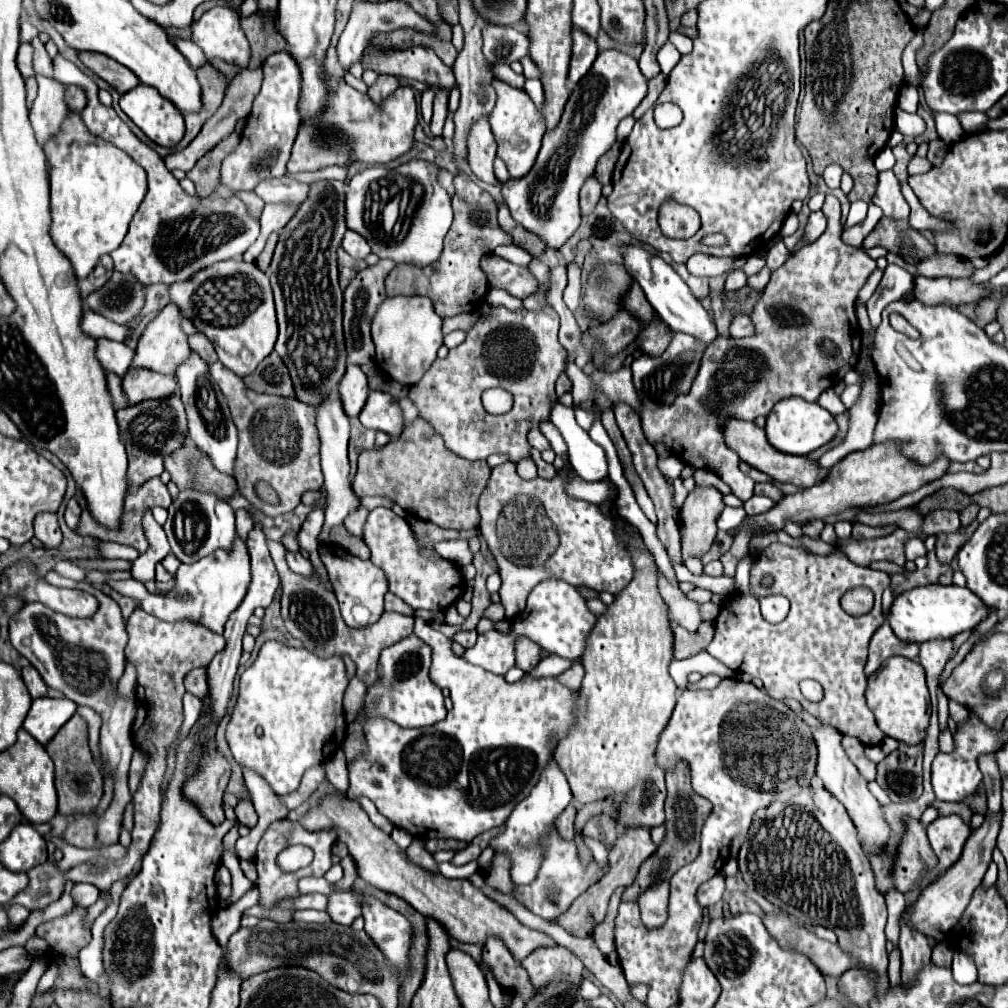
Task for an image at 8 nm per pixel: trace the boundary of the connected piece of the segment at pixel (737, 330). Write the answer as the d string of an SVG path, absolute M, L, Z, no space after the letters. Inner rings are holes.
M735 314L729 326L729 334L735 338L745 338L753 334L753 322L749 320L747 314Z

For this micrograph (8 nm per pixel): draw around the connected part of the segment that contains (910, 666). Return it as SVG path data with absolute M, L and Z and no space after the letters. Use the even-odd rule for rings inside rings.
M901 656L885 660L885 664L873 676L869 676L865 696L867 706L875 714L877 724L885 736L905 744L921 744L925 740L930 721L930 698L925 686L925 670L919 662Z

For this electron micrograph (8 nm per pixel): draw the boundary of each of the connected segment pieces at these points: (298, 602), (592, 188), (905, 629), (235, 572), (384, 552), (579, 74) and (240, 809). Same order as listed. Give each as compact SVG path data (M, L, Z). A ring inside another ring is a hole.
M267 540L270 555L273 559L277 572L281 576L281 614L285 620L287 630L293 634L293 638L301 640L305 648L313 650L317 656L343 656L349 654L353 662L357 664L357 676L369 686L377 680L377 660L383 648L399 642L401 638L407 638L413 632L413 618L395 614L395 612L383 612L383 616L365 628L349 628L339 614L339 604L321 578L317 570L313 570L313 576L297 576L289 570L286 562L286 549L280 542Z
M591 176L581 188L581 214L591 214L601 198L601 182Z
M929 584L929 586L919 586L897 596L889 612L889 624L899 640L923 644L931 640L949 640L961 632L971 632L991 612L993 608L985 606L985 602L977 594L973 594L969 588L959 588L953 584L951 586Z
M237 536L233 542L231 552L217 550L211 556L205 556L193 564L181 564L177 570L177 586L171 590L167 596L155 596L149 594L143 583L131 578L129 580L107 580L113 590L117 590L123 596L131 597L139 604L145 612L167 620L167 622L177 622L181 618L193 618L199 620L203 626L209 630L223 634L223 626L229 618L229 614L241 604L245 598L245 592L249 588L251 580L251 568L249 568L249 554L245 542Z
M375 508L369 512L369 518L365 522L363 540L371 550L371 562L379 566L389 582L389 590L399 596L403 602L407 602L413 610L425 608L441 612L443 608L455 604L465 588L465 580L461 576L461 570L455 562L447 558L429 558L421 554L421 546L415 540L411 526L405 522L405 518L397 516L389 508Z
M573 30L573 56L571 56L571 68L569 68L569 80L577 84L593 66L597 58L597 42L593 42L587 34Z
M241 800L241 802L235 806L235 814L237 814L239 824L243 824L243 826L253 828L253 826L257 824L257 812L255 812L253 804L247 802L247 800Z

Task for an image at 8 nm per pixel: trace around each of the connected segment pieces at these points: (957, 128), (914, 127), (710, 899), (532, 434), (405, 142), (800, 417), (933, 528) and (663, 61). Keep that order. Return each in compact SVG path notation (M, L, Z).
M933 114L933 116L935 116L939 140L943 140L947 146L955 144L957 140L961 140L965 136L961 122L955 116L951 116L951 114Z
M897 108L895 112L895 128L903 136L919 136L924 133L926 125L924 120L916 120L916 114L903 112Z
M717 873L717 876L703 882L703 886L699 888L699 892L697 892L699 894L697 896L699 904L703 904L703 908L713 906L713 904L717 904L721 900L723 892L725 892L725 878L723 878L723 874Z
M539 429L529 430L529 436L527 436L527 438L529 438L529 444L540 452L551 448L548 440L543 436Z
M341 80L337 82L337 94L335 96L329 94L325 114L299 128L287 170L305 172L333 164L343 166L347 158L351 162L361 160L365 164L385 164L411 150L415 126L417 126L417 102L411 88L407 86L397 88L385 100L385 106L377 112L367 94L353 90Z
M785 398L777 402L771 414L767 416L767 424L765 424L769 444L785 454L797 454L797 456L807 456L813 450L825 446L835 438L837 430L839 426L831 412L821 408L817 402L805 402L801 398Z
M933 510L925 516L925 522L923 522L923 532L933 536L933 534L939 534L939 532L955 532L959 530L961 524L959 524L959 514L955 510Z
M667 42L667 44L659 50L659 54L657 54L657 60L659 60L661 72L663 72L665 76L669 76L669 72L675 68L675 64L677 64L679 58L681 58L681 54L677 52L677 48L675 48L673 44Z

